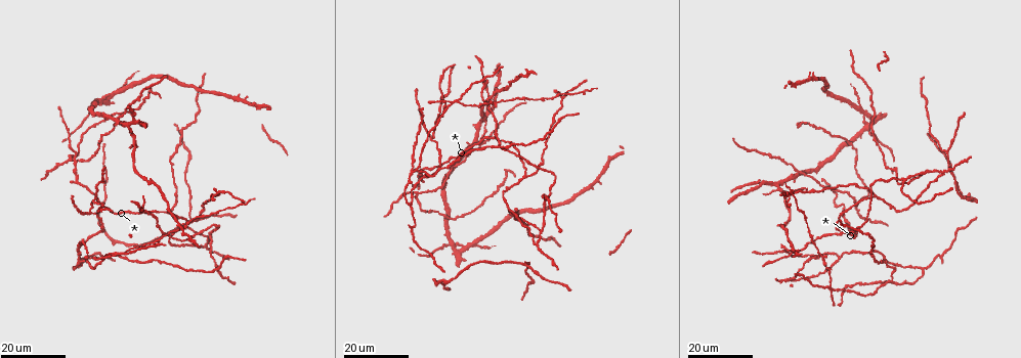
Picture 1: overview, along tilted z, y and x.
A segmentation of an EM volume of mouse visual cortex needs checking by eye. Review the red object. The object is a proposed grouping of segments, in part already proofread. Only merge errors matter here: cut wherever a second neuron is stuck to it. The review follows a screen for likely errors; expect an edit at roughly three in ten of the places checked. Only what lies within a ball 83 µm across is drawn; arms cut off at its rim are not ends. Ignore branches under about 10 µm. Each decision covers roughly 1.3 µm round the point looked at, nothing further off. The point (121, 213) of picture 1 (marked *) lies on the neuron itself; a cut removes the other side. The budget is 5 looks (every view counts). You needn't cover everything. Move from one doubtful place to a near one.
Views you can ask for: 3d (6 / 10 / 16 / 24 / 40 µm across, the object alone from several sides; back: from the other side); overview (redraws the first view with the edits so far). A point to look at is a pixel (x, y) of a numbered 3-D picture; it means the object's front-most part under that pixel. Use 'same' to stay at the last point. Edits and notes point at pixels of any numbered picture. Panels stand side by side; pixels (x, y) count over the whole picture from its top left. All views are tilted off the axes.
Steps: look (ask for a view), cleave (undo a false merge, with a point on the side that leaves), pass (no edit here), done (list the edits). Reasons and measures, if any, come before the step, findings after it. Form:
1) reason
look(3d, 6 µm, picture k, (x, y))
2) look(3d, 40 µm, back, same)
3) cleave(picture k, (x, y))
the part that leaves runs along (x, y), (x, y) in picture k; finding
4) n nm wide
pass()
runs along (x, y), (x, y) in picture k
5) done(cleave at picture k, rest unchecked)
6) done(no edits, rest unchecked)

a fork
look(3d, 24 µm, picture 1, (416, 172))

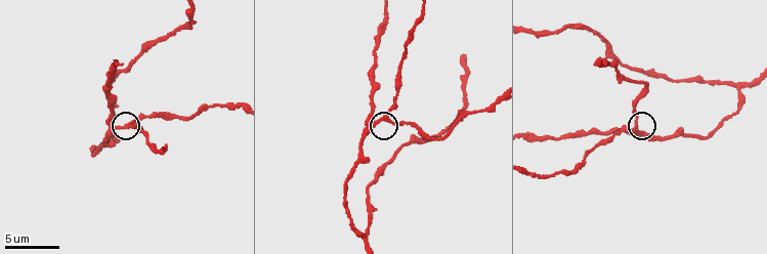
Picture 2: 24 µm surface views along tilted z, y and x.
look(3d, 10 µm, picture 2, (637, 124))

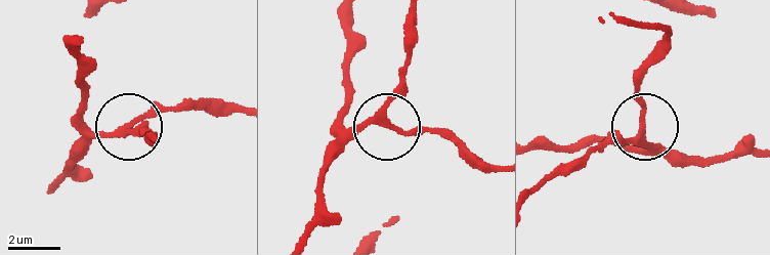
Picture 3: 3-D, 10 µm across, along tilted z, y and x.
200 nm wide
pass()
runs along (415, 15), (409, 60), (387, 121), (444, 134) in picture 3; all the same neuron

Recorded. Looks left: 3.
three-way junction
look(3d, 16 µm, picture 1, (93, 201))

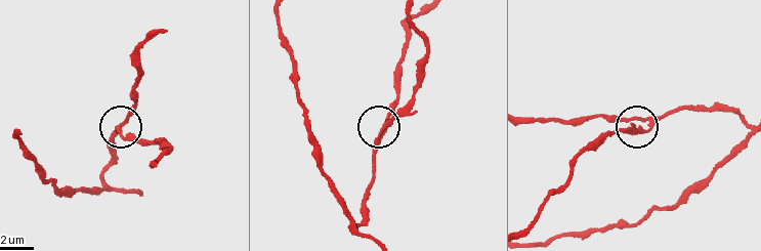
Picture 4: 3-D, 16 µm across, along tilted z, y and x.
look(3d, 10 µm, picture 4, (377, 138))

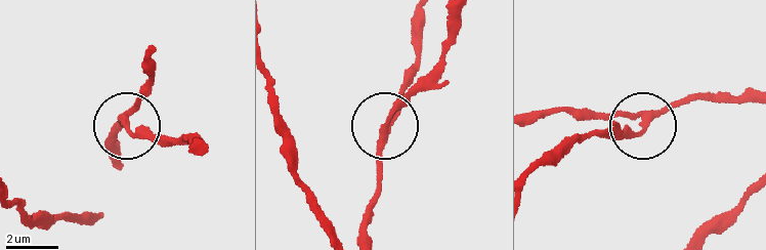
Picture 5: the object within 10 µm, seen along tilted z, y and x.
pass()
runs along (366, 238), (382, 128), (409, 82) in picture 5; continuous, no second neuron

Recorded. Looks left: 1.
done(no edits, rest unchecked)

